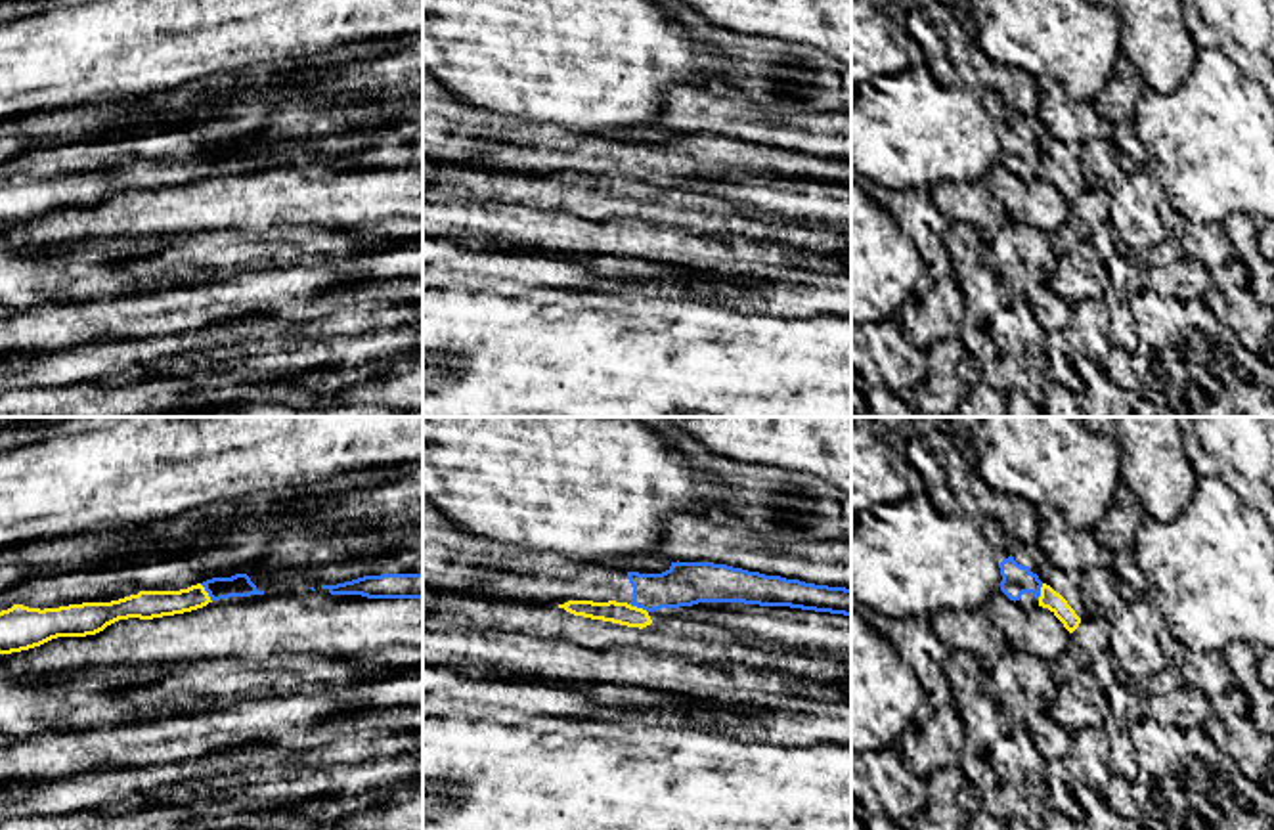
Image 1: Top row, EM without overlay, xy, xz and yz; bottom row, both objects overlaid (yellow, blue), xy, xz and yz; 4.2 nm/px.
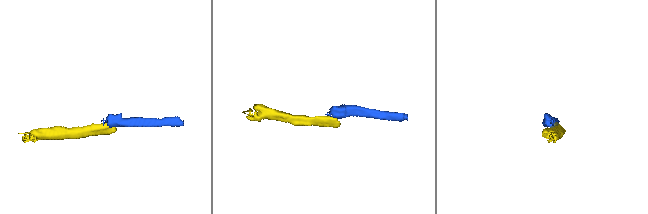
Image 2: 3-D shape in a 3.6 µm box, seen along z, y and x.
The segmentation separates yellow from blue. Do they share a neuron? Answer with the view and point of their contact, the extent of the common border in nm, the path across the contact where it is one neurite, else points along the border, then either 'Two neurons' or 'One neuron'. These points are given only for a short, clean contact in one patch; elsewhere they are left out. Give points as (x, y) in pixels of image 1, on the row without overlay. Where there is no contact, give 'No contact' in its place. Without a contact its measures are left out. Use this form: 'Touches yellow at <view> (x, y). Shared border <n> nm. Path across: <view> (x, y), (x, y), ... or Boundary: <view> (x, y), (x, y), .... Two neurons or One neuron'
Touches yellow at xz (639, 180). Shared border 90 nm. Boundary: xz (630, 174), (647, 184). Two neurons

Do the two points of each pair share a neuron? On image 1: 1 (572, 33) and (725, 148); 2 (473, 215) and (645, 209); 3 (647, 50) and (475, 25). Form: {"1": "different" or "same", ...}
{"1": "different", "2": "different", "3": "same"}

